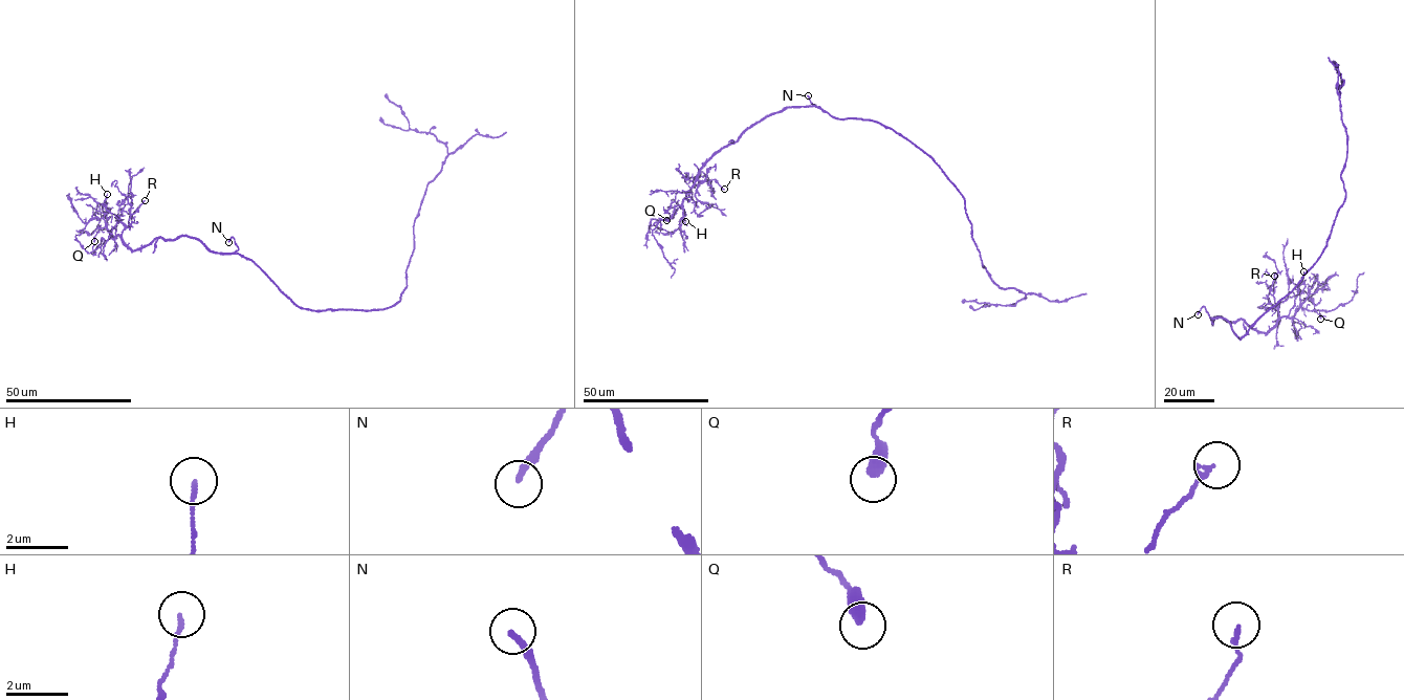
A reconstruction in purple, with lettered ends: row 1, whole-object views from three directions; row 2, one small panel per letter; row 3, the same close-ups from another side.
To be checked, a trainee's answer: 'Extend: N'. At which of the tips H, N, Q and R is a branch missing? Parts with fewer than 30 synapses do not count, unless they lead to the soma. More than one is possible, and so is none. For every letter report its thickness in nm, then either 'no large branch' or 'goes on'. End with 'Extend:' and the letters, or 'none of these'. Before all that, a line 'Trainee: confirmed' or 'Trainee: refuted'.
Trainee: confirmed
H: 110 nm | no large branch
N: 240 nm | goes on
Q: 420 nm | no large branch
R: 140 nm | no large branch
Extend: N

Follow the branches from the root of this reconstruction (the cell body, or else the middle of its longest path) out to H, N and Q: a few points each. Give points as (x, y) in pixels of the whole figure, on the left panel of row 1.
H: (314, 310), (297, 306), (250, 260), (212, 253), (194, 238), (159, 237), (133, 250), (107, 230), (107, 194)
N: (314, 310), (297, 306), (253, 262), (236, 254), (238, 246), (233, 237), (228, 242)
Q: (314, 310), (297, 306), (250, 260), (212, 253), (194, 238), (159, 237), (133, 250), (105, 226), (94, 241)

